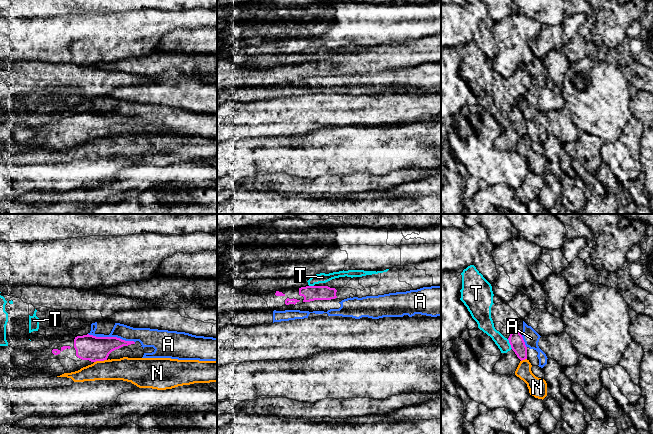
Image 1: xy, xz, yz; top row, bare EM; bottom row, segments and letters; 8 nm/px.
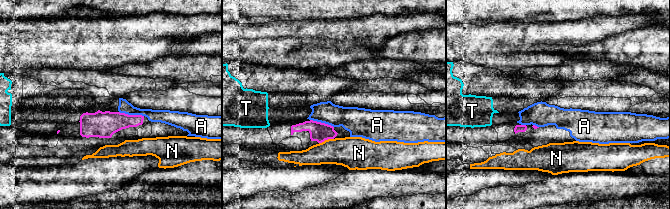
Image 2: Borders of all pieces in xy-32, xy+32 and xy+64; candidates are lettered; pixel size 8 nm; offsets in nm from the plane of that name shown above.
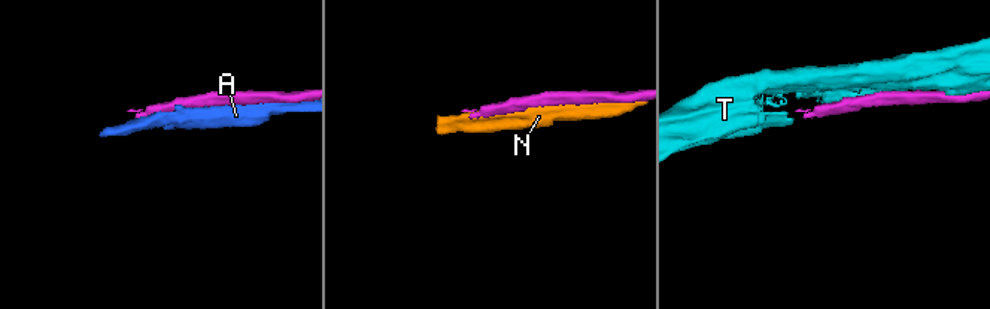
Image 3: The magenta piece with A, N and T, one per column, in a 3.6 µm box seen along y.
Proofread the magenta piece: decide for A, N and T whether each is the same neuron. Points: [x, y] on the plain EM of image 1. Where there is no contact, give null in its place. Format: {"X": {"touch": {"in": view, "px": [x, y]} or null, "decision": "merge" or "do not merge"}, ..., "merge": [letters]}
{"A": {"touch": {"in": "xy", "px": [111, 113]}, "decision": "do not merge"}, "N": {"touch": {"in": "xy", "px": [100, 136]}, "decision": "do not merge"}, "T": {"touch": {"in": "yz", "px": [510, 120]}, "decision": "do not merge"}, "merge": []}

